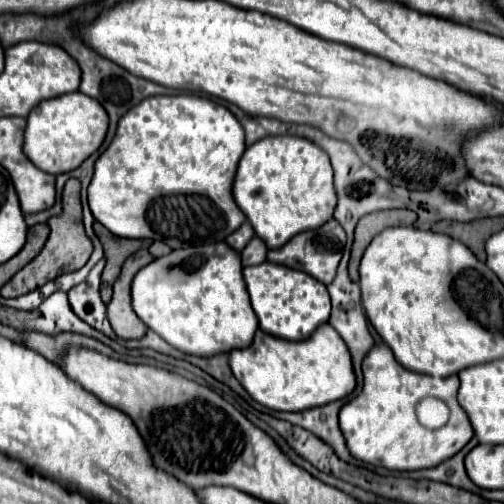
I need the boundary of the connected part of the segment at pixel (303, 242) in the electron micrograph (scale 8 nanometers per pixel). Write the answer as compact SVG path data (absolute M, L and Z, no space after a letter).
M329 220L321 228L301 232L301 234L293 236L285 246L281 246L277 250L269 250L267 260L283 264L283 266L291 266L295 270L311 274L313 278L317 278L323 284L331 284L331 280L335 278L337 264L343 256L343 246L345 246L345 232L343 232L341 224L337 220Z

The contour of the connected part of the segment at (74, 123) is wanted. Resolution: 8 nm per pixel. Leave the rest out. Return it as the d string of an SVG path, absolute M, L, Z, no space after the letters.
M81 92L63 94L39 102L29 112L23 152L43 172L57 176L75 170L83 160L87 160L103 144L107 128L109 128L107 112L95 98L85 96Z

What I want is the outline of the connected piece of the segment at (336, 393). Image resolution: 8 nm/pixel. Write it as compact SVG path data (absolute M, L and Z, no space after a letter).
M321 324L313 336L301 342L289 342L257 330L249 348L229 352L229 366L255 402L281 412L301 412L323 406L349 396L355 388L349 350L329 324Z

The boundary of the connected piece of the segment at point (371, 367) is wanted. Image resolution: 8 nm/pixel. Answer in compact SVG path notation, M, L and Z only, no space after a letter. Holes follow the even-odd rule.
M375 344L365 356L363 364L363 390L359 396L349 400L339 412L339 428L347 440L347 448L353 458L383 466L387 470L421 470L433 468L443 460L455 456L471 438L473 428L467 414L457 404L459 378L431 378L415 374L403 368L389 346ZM423 398L439 398L449 406L449 420L437 430L429 430L419 424L415 408Z

